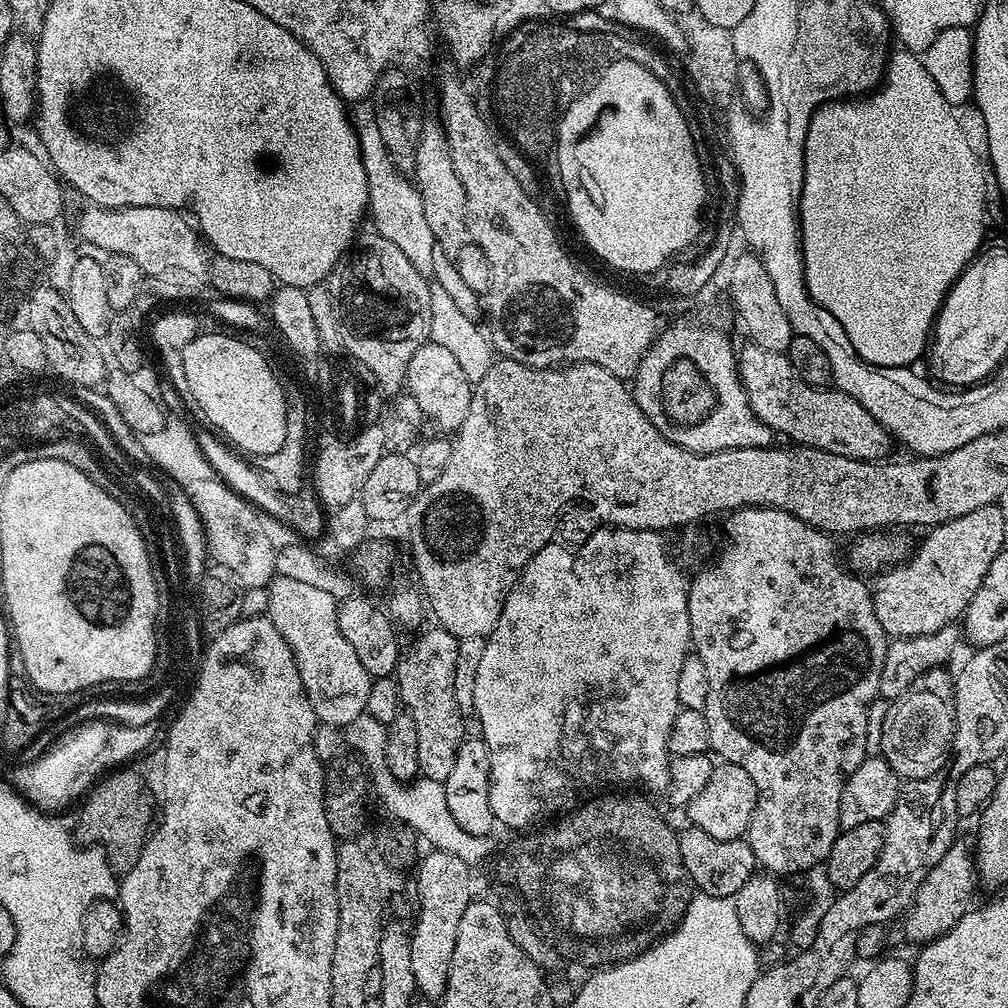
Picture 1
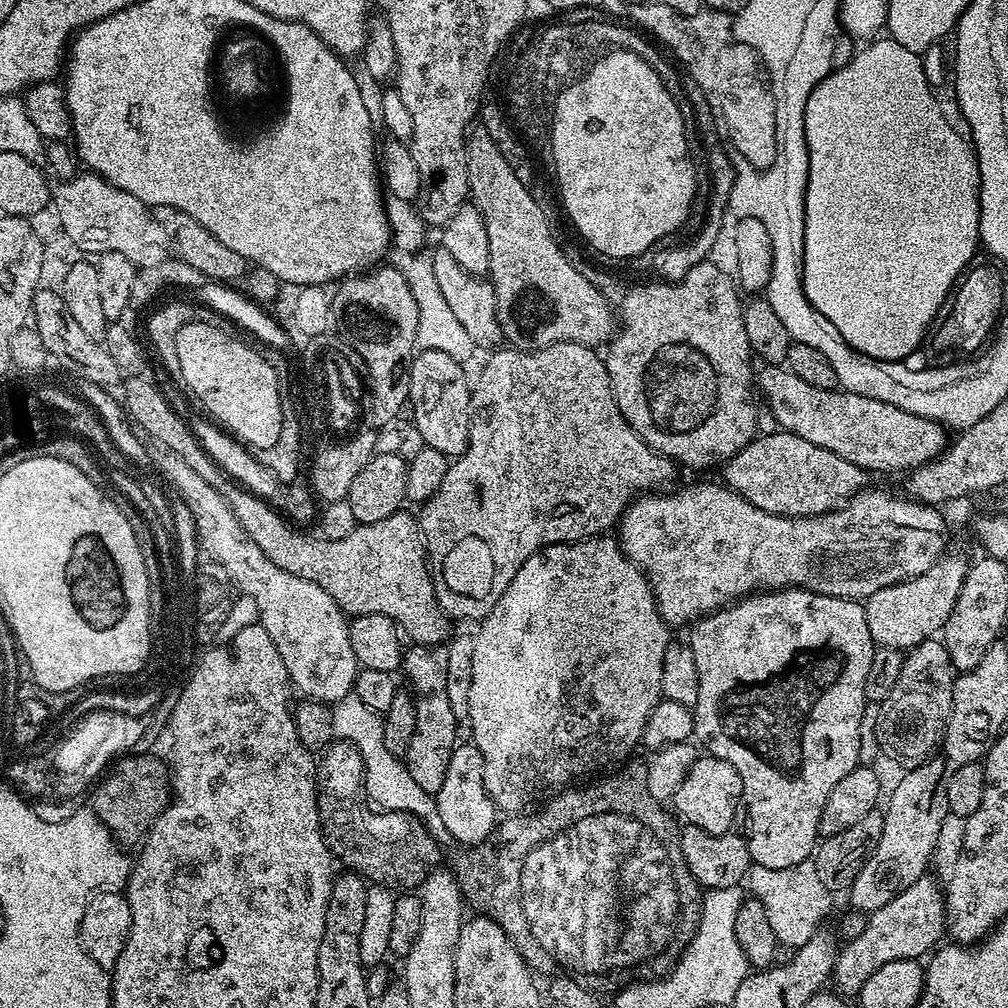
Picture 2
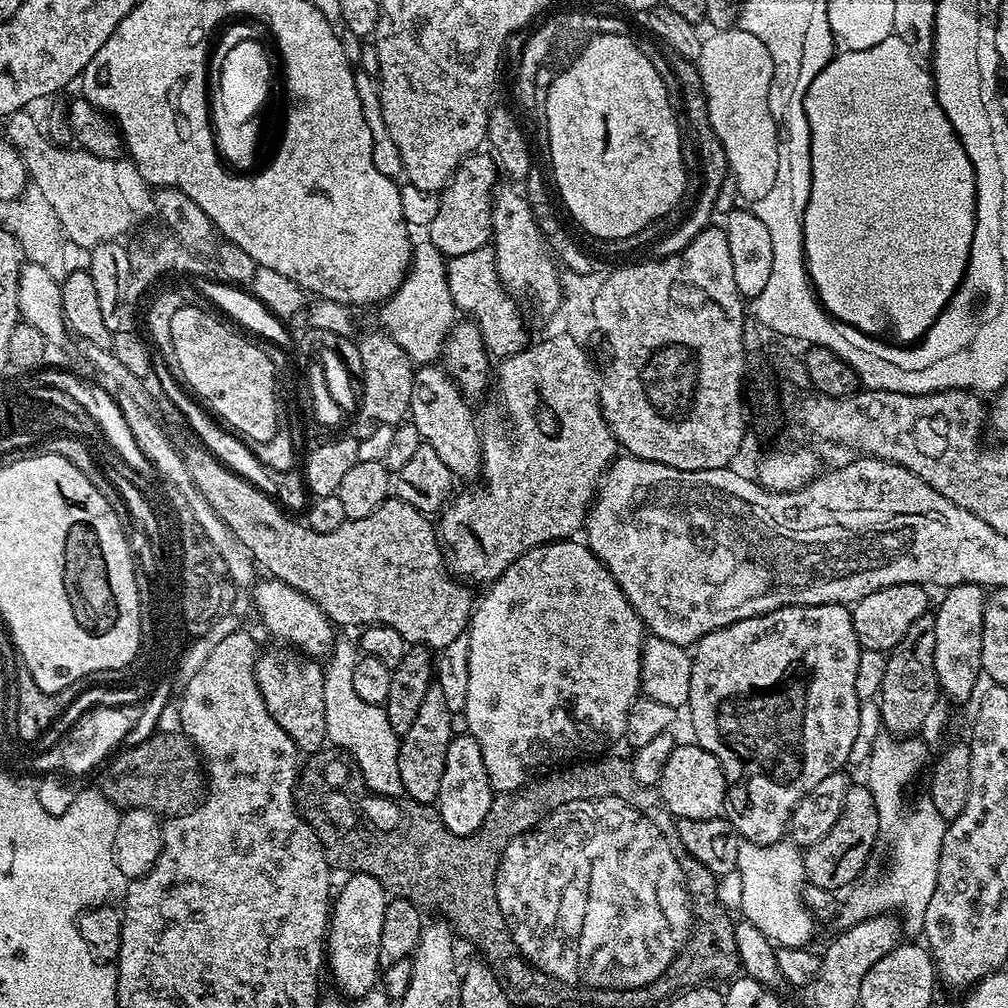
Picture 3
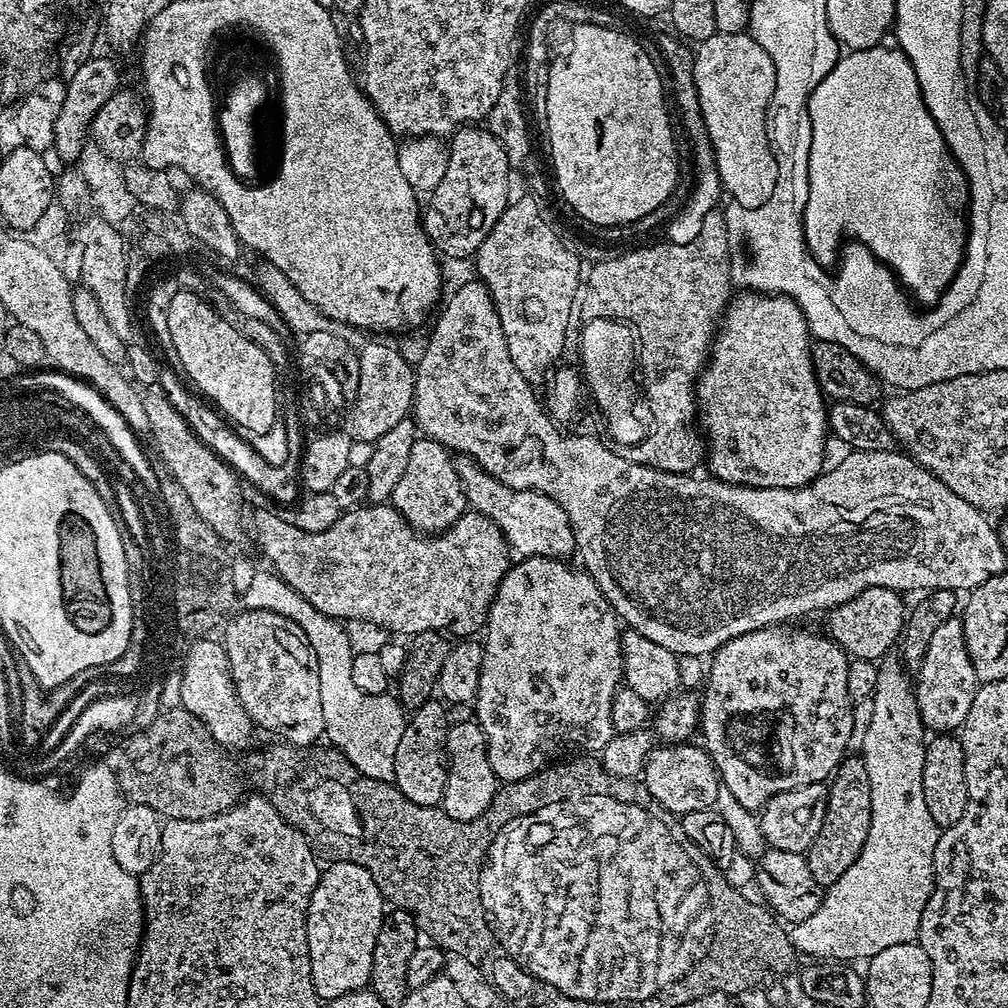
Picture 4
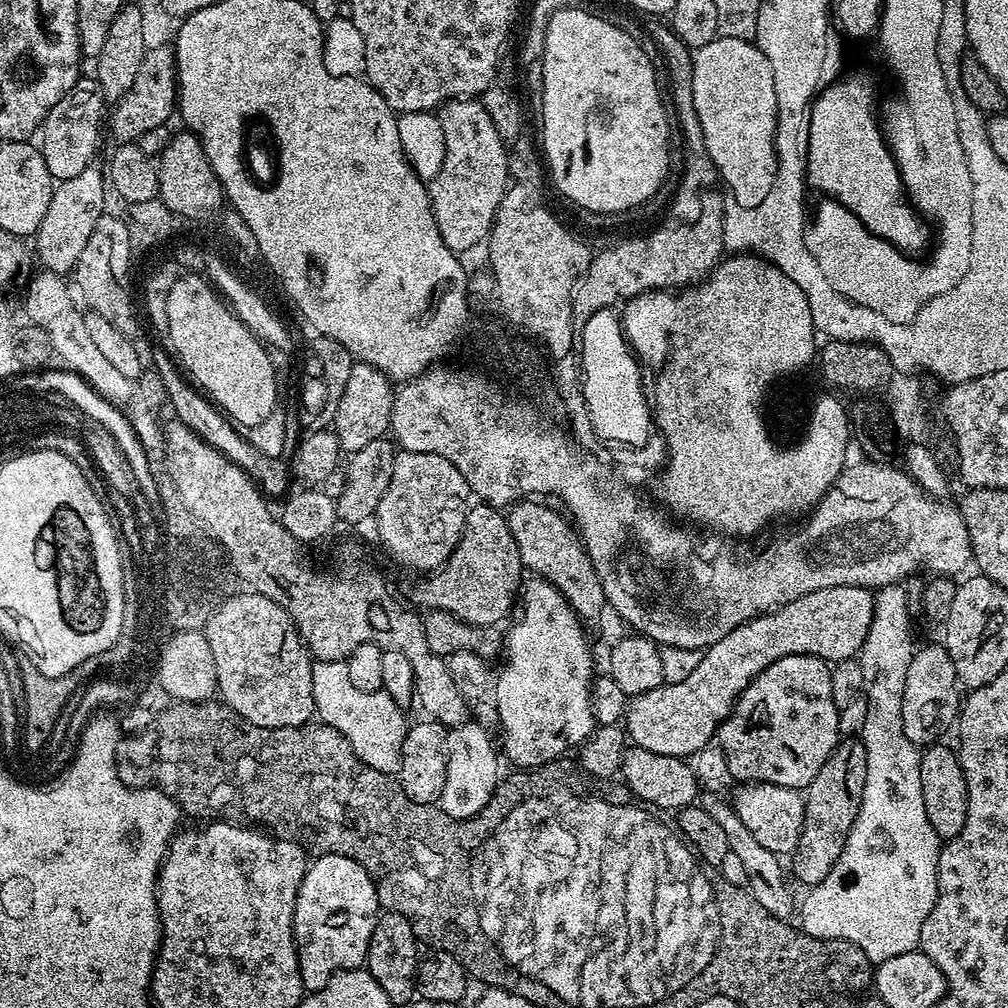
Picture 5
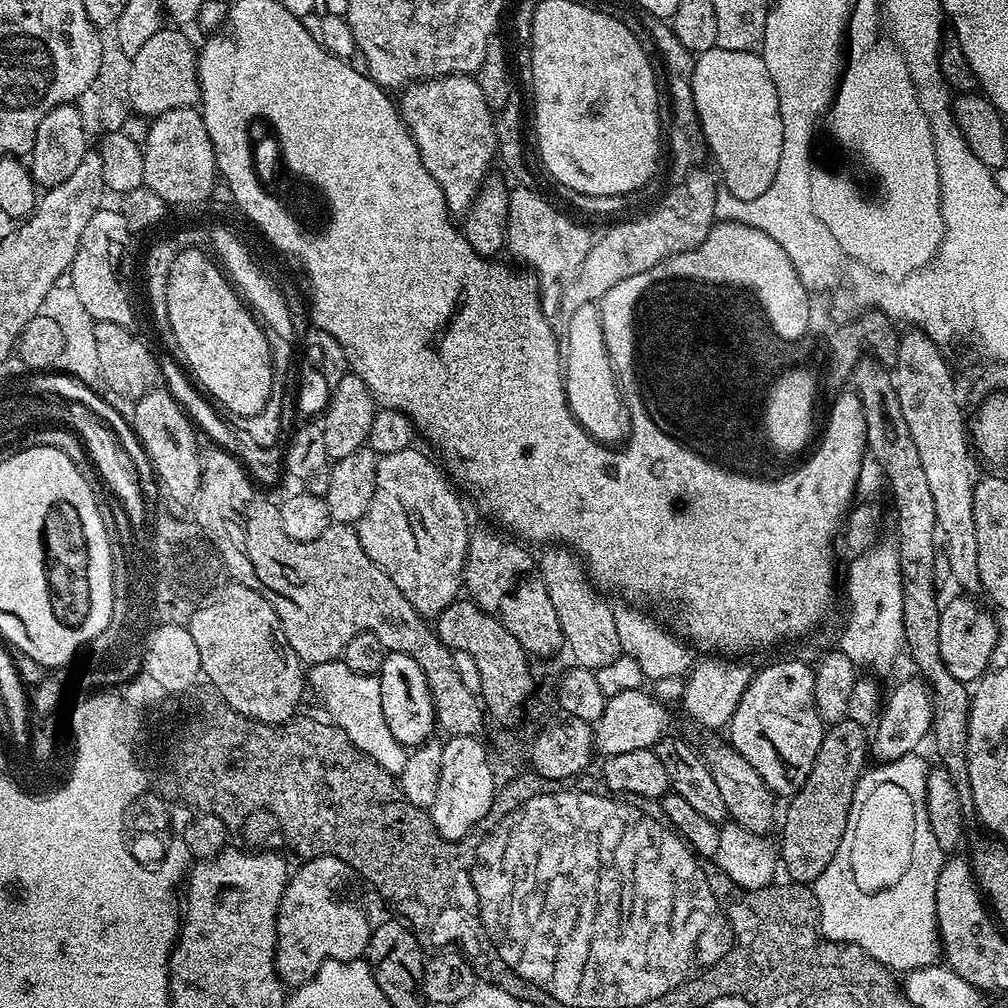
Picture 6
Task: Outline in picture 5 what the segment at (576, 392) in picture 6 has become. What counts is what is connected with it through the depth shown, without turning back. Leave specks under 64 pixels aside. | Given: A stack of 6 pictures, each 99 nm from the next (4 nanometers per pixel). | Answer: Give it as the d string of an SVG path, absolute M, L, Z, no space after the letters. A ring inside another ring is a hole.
M613 309L595 311L578 334L581 391L591 418L592 431L601 441L638 449L652 437L653 415L642 390L642 368L630 349Z

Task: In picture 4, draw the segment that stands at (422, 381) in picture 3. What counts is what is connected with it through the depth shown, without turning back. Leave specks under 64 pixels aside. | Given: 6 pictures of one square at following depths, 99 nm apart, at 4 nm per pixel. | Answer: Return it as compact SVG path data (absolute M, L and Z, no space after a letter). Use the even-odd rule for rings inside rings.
M463 454L455 457L456 473L462 482L462 490L468 499L468 508L488 516L499 526L508 541L508 547L517 557L545 556L546 558L568 558L576 551L574 530L570 526L570 518L554 498L545 492L530 490L514 490L502 482L498 482L474 458Z

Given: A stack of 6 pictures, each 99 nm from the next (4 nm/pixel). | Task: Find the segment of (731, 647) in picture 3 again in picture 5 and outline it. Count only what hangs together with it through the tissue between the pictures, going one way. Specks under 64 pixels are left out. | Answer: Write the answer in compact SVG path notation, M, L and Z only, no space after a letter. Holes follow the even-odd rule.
M787 656L775 660L769 668L762 670L762 674L753 678L732 707L732 712L720 725L718 741L725 752L730 776L740 782L803 789L814 778L814 774L822 770L826 758L830 758L842 739L839 716L840 709L834 702L829 661L820 660L817 656Z

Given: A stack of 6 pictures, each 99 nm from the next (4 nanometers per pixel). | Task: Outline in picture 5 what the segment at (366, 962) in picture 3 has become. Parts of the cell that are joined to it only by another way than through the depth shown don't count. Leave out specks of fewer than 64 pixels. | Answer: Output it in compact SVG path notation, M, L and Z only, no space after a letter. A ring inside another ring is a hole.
M342 854L317 855L304 871L302 886L298 886L298 898L294 906L294 926L292 933L296 939L298 966L302 974L305 993L317 992L330 982L336 972L344 972L348 968L359 968L368 959L370 938L374 934L376 918L382 909L378 902L378 894L370 874L354 858L346 858Z

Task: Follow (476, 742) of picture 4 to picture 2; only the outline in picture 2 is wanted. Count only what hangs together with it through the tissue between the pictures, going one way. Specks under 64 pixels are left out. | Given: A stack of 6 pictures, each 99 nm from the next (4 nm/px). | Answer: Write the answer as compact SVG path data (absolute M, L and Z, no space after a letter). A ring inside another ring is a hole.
M460 742L450 754L450 766L446 766L446 782L442 790L435 793L438 814L442 814L442 823L450 830L453 841L460 846L481 844L498 823L496 803L488 797L484 781L484 759L471 742Z

